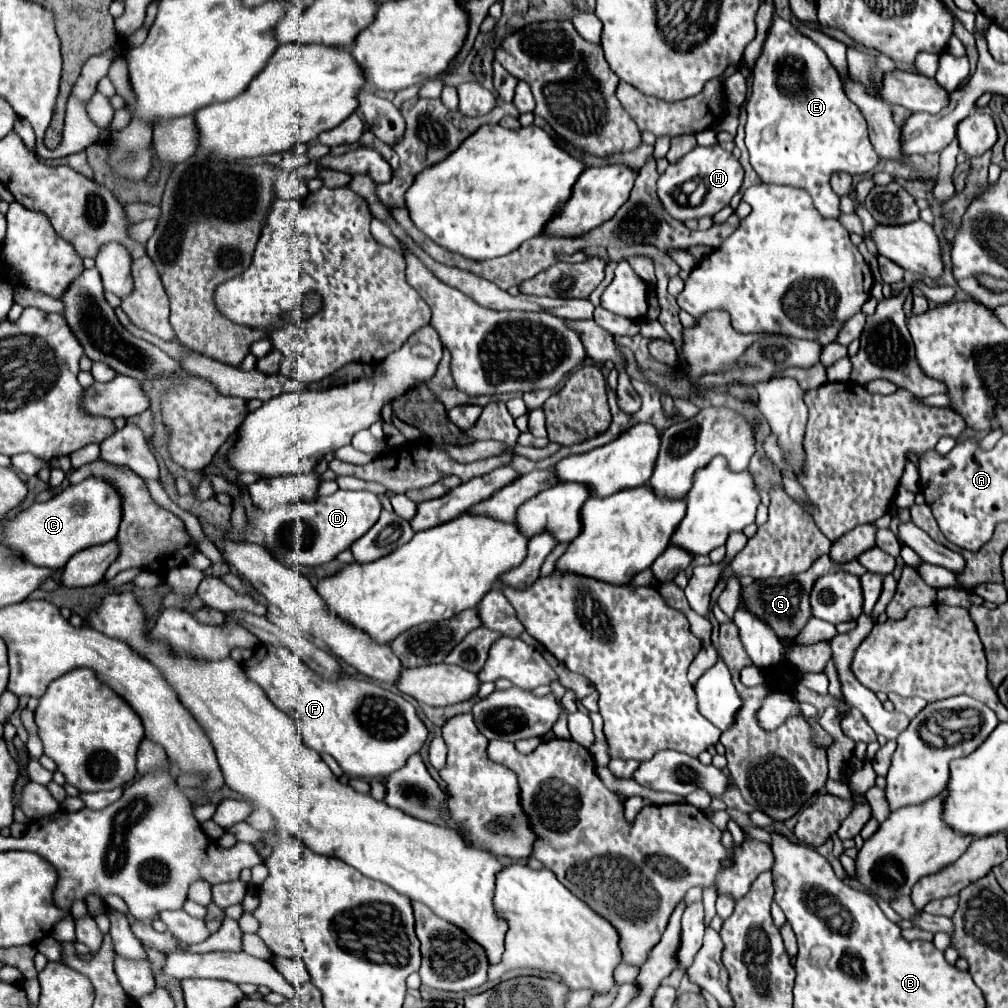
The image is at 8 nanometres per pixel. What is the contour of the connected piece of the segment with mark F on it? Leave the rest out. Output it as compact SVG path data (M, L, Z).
M258 644L252 658L242 666L246 676L260 684L268 700L298 724L304 744L316 752L334 756L340 768L350 776L388 776L404 768L408 758L414 756L426 740L428 732L416 716L416 708L400 694L346 674L340 682L328 682L312 672L286 646Z

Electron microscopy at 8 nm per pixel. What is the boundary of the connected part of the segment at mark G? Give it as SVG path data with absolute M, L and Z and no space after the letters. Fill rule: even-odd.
M828 554L820 556L806 572L798 576L782 576L782 578L756 578L752 584L740 588L740 608L754 614L758 620L768 624L780 642L792 646L796 644L798 634L806 626L812 616L810 608L810 592L814 582L832 570L832 560Z

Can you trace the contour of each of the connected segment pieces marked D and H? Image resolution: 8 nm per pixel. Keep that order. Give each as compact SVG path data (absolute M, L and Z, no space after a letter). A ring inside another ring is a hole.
M338 490L332 496L320 496L314 502L296 502L276 506L264 514L260 530L266 536L264 548L284 564L318 566L332 562L342 550L348 550L362 538L380 516L380 502L376 494L366 490Z
M718 144L708 146L708 148L696 146L682 160L678 160L676 164L670 164L668 170L660 176L660 180L658 180L658 196L660 196L666 212L674 220L686 222L690 218L714 216L718 210L728 206L732 196L740 190L742 178L744 178L744 170L742 170L740 162L732 158L730 152L726 152ZM686 182L694 182L696 184L696 192L686 194L684 192L684 184ZM698 194L702 196L700 200L696 200Z

